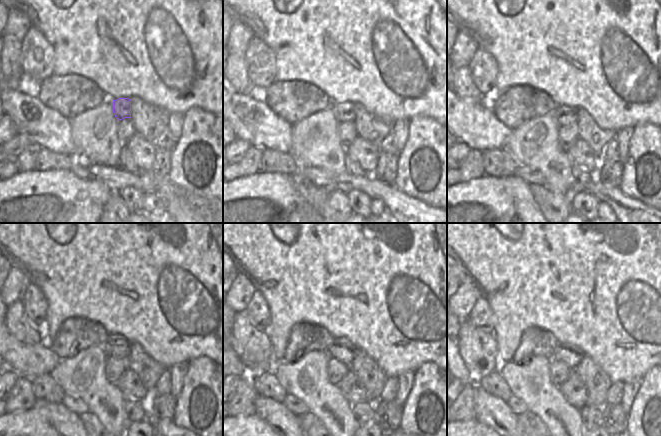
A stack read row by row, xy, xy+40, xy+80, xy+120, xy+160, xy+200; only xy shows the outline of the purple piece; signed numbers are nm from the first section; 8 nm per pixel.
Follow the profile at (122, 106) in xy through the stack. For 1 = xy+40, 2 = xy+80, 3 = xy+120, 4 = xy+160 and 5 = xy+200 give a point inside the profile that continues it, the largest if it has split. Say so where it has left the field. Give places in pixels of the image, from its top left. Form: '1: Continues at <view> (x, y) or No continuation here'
1: Continues at xy+40 (345, 111)
2: Continues at xy+80 (565, 114)
3: Continues at xy+120 (117, 345)
4: Continues at xy+160 (343, 350)
5: Continues at xy+200 (569, 354)

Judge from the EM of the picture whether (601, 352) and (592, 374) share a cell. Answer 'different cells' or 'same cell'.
different cells

